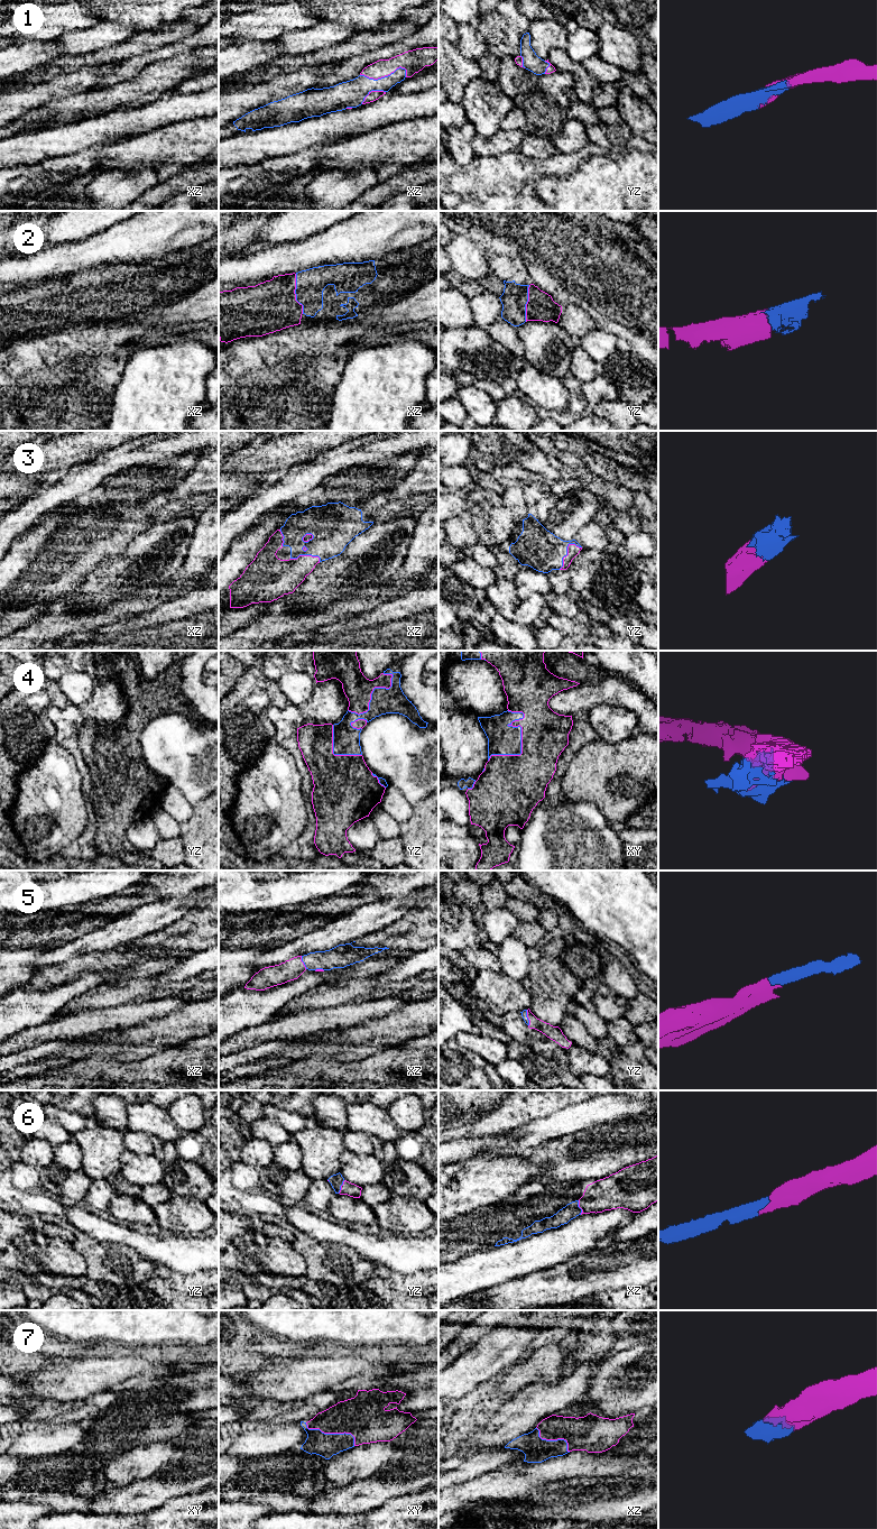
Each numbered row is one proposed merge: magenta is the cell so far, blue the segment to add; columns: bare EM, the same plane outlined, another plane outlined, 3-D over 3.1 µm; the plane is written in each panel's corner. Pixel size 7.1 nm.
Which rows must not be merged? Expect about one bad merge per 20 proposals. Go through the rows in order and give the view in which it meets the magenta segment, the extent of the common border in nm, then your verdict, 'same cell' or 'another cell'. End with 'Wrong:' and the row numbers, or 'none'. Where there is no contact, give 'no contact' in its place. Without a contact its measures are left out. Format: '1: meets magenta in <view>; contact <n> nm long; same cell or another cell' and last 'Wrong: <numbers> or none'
1: meets magenta in xz; contact 340 nm long; same cell
2: meets magenta in xz; contact 300 nm long; same cell
3: meets magenta in yz; contact 240 nm long; same cell
4: meets magenta in xy; contact 440 nm long; same cell
5: meets magenta in xz; contact 100 nm long; same cell
6: meets magenta in xz; contact 110 nm long; same cell
7: meets magenta in xy; contact 400 nm long; same cell
Wrong: none

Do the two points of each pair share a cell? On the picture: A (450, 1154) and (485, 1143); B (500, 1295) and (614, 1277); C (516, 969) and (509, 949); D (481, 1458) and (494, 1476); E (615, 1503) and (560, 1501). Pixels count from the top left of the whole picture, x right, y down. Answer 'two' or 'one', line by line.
A: one
B: one
C: one
D: two
E: one

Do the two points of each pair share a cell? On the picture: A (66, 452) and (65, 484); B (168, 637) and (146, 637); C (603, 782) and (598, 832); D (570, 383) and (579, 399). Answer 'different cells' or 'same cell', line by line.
A: different cells
B: same cell
C: different cells
D: same cell

